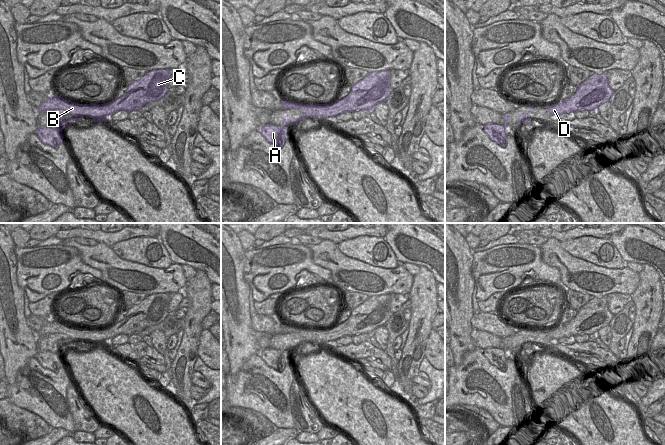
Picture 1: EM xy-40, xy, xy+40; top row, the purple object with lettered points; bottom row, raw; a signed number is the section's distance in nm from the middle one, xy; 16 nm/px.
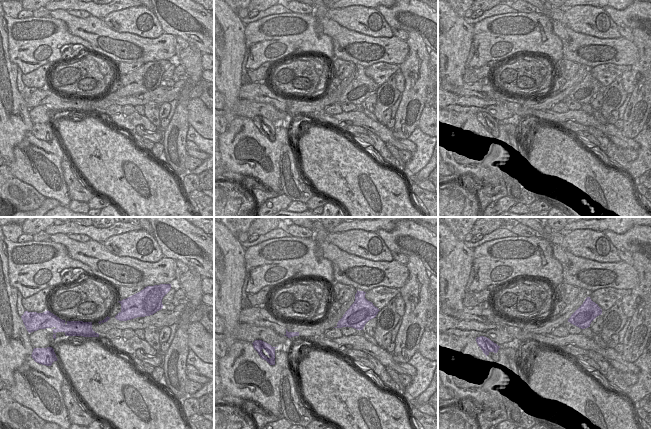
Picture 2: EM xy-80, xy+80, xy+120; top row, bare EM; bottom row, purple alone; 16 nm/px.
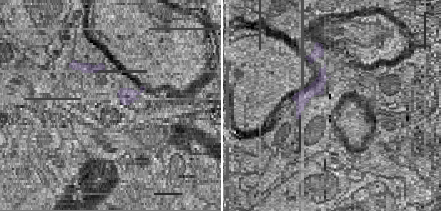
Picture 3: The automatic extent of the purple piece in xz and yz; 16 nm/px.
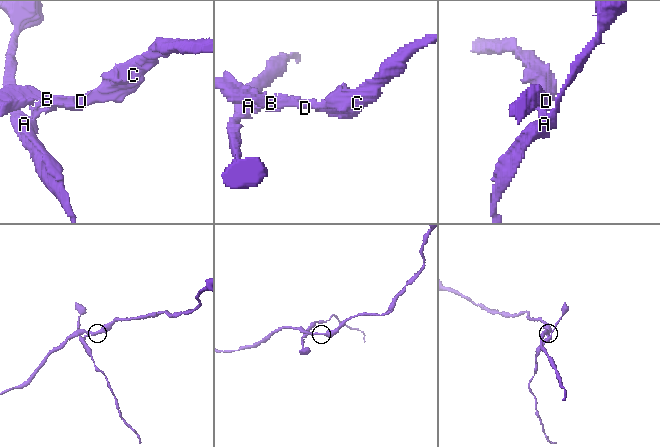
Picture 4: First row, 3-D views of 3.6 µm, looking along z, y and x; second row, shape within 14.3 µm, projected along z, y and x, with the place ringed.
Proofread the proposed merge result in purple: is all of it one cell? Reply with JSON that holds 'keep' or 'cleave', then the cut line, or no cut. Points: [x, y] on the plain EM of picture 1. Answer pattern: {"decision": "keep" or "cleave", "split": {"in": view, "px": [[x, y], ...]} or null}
{"decision": "cleave", "split": {"in": "xy-40", "px": [[58, 351], [61, 353]]}}

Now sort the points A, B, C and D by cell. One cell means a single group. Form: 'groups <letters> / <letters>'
groups A / B C D

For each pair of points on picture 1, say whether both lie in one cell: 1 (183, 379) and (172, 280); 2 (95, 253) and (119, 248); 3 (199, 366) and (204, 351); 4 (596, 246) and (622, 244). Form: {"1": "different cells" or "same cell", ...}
{"1": "different cells", "2": "different cells", "3": "different cells", "4": "different cells"}

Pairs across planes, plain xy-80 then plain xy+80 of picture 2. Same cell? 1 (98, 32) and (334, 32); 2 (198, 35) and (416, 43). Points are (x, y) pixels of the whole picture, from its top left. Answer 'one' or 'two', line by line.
1: one
2: two

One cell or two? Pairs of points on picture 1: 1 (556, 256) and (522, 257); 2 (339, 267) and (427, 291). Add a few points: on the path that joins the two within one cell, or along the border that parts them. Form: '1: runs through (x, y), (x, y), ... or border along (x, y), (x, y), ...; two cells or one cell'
1: border along (538, 246), (541, 258), (559, 270); two cells
2: border along (414, 276), (411, 289), (407, 293); two cells

